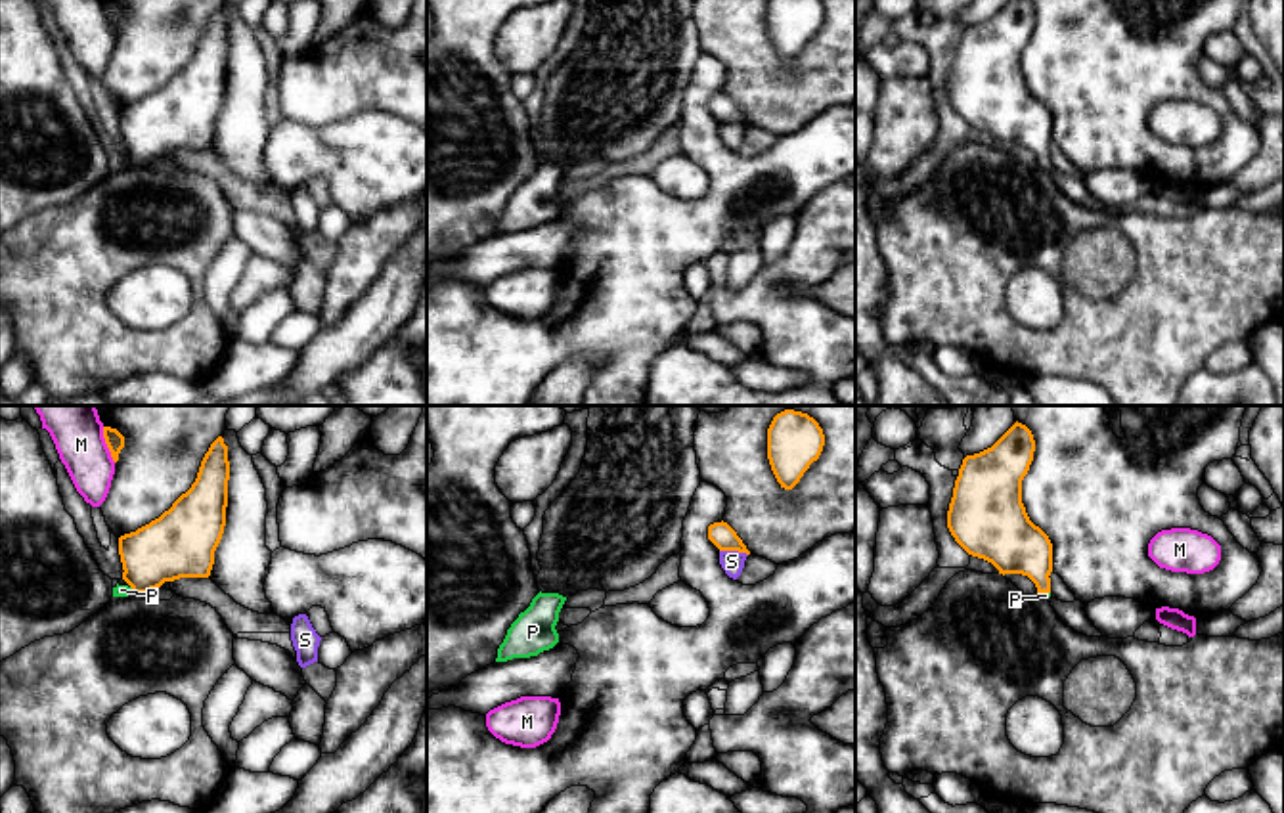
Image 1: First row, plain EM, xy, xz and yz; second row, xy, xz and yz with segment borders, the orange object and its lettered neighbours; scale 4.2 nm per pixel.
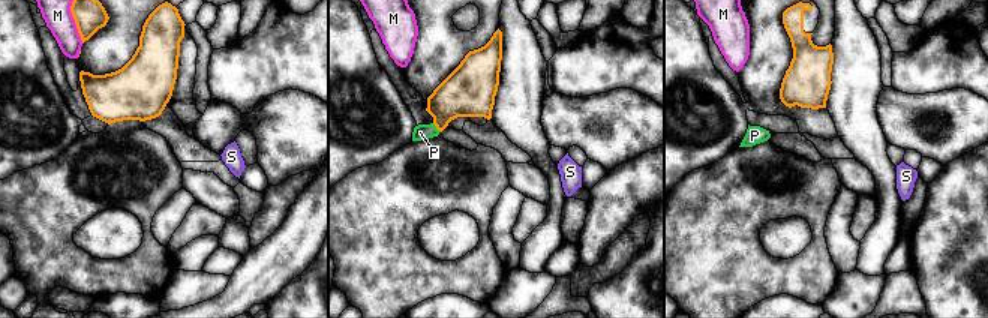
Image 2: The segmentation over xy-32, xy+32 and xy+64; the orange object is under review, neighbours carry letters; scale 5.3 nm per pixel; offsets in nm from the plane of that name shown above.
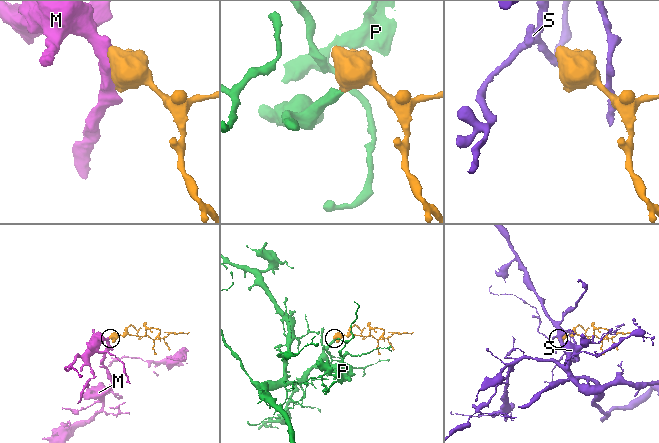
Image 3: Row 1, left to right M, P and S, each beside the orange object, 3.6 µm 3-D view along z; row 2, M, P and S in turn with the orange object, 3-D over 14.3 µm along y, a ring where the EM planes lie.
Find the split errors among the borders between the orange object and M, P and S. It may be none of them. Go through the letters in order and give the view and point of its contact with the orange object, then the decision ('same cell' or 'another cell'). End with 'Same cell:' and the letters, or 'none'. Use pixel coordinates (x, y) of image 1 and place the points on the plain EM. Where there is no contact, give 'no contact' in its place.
M: contact xy (108, 18); another cell
P: contact yz (1045, 163); same cell
S: contact xz (733, 121); another cell
Same cell: P

